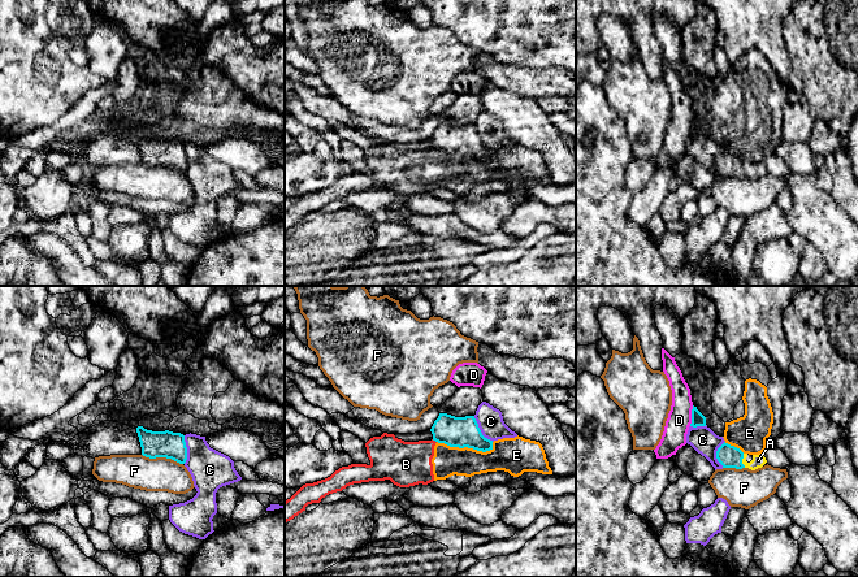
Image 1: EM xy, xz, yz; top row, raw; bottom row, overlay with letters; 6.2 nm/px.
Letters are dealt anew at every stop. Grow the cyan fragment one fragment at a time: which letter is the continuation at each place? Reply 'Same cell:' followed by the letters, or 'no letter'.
Same cell: A

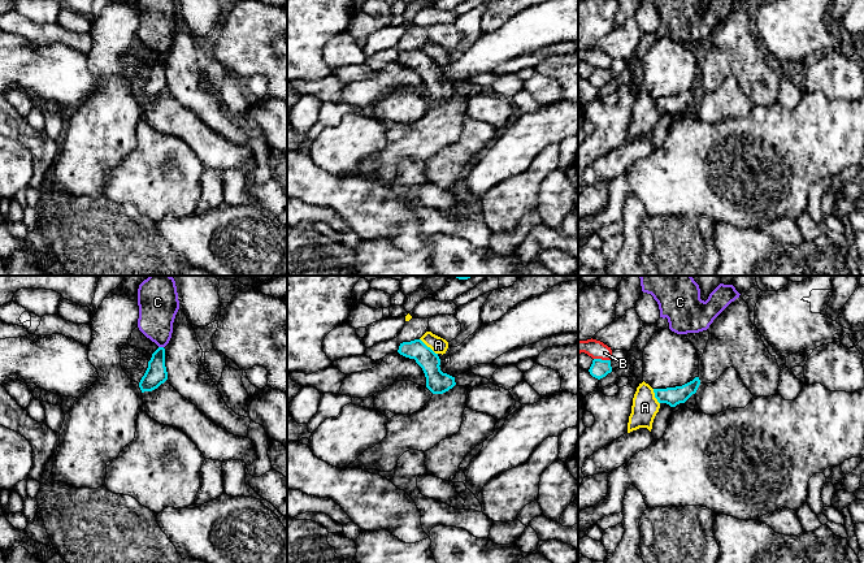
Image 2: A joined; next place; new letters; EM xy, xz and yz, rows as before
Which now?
Same cell: no letter

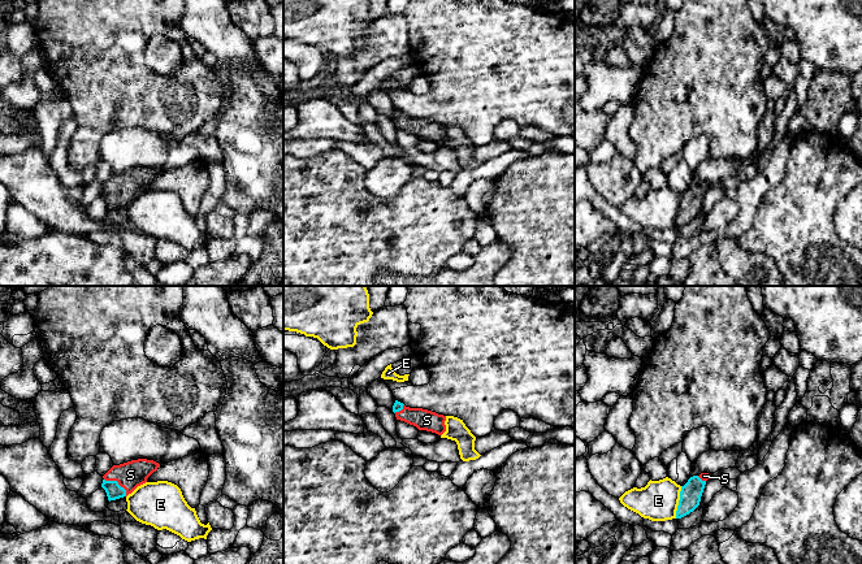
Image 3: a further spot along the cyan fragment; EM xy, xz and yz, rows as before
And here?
Same cell: S

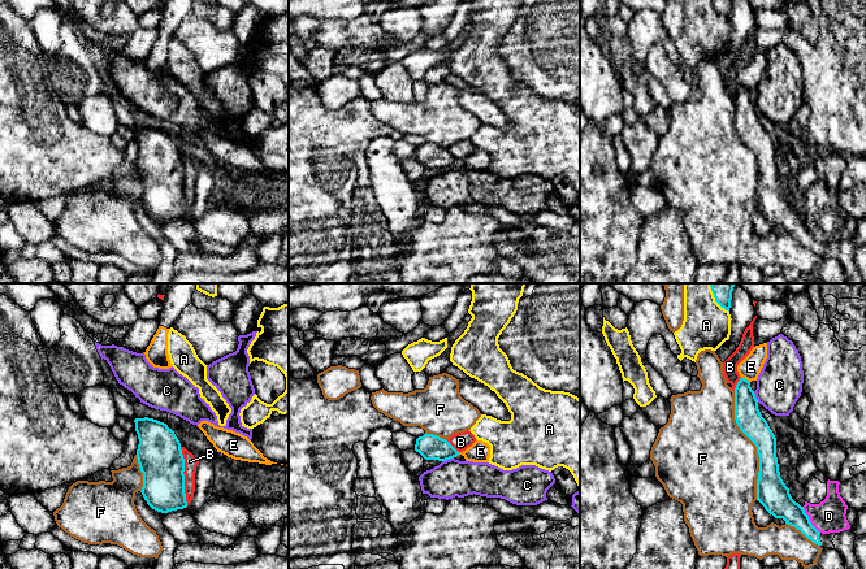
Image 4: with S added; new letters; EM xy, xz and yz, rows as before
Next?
Same cell: no letter

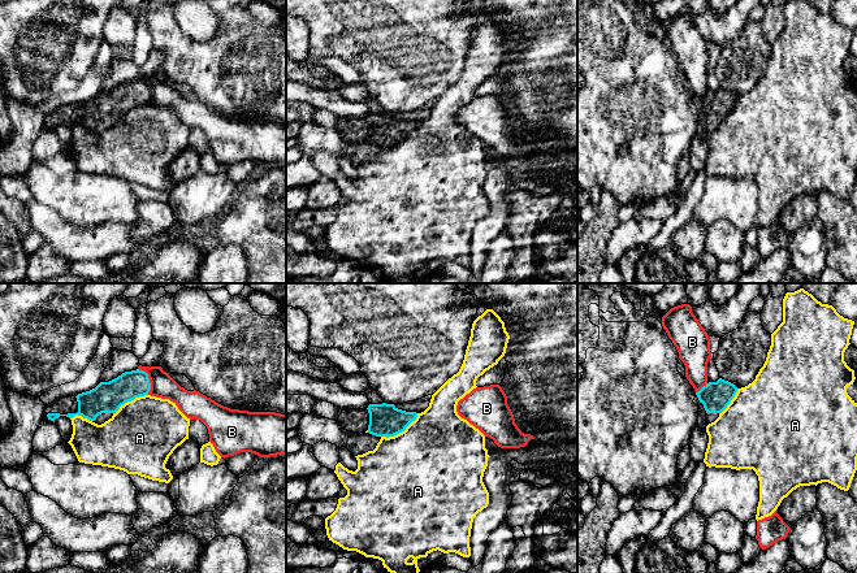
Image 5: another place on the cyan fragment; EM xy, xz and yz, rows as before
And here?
Same cell: no letter

